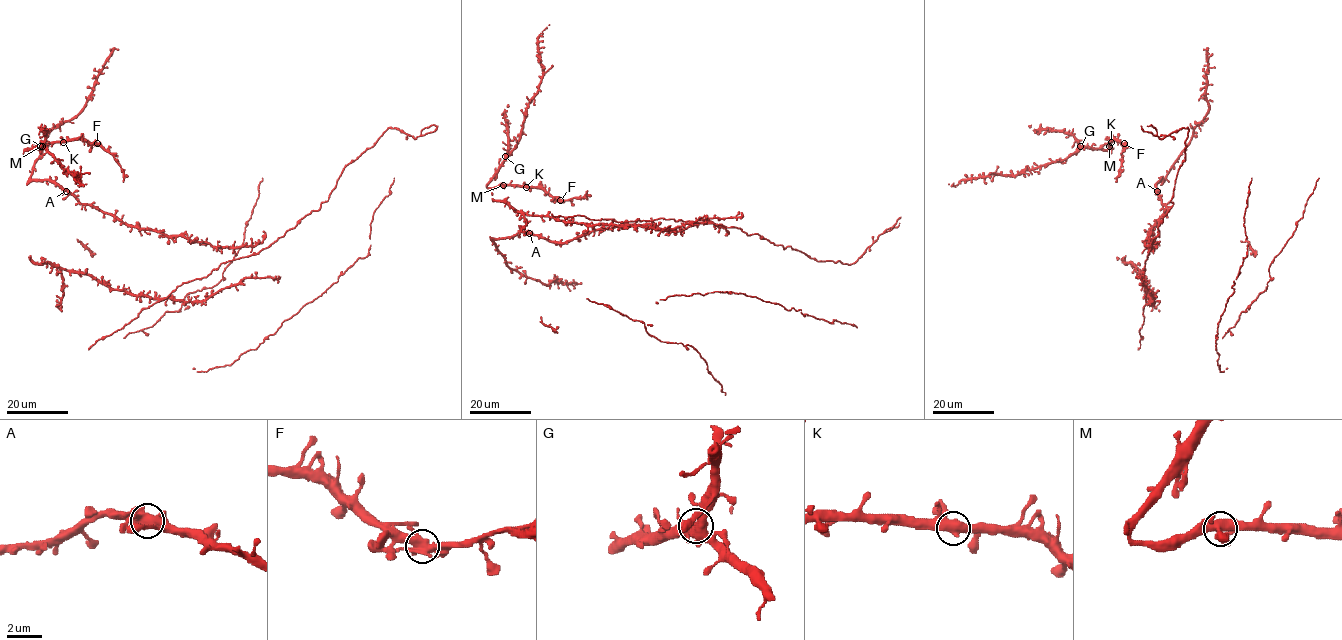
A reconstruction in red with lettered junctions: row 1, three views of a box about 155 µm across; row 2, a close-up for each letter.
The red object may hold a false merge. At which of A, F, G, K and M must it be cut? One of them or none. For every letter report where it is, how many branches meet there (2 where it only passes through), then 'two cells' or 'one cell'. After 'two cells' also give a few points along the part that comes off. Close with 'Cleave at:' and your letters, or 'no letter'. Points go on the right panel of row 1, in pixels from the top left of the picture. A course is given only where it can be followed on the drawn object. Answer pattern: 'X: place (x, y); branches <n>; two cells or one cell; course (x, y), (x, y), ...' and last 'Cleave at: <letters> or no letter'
A: place (1157, 191); branches 3; one cell
F: place (1124, 143); branches 3; two cells; course (1125, 143), (1115, 181)
G: place (1080, 146); branches 3; one cell
K: place (1111, 142); branches 4; one cell
M: place (1109, 146); branches 3; one cell
Cleave at: F

